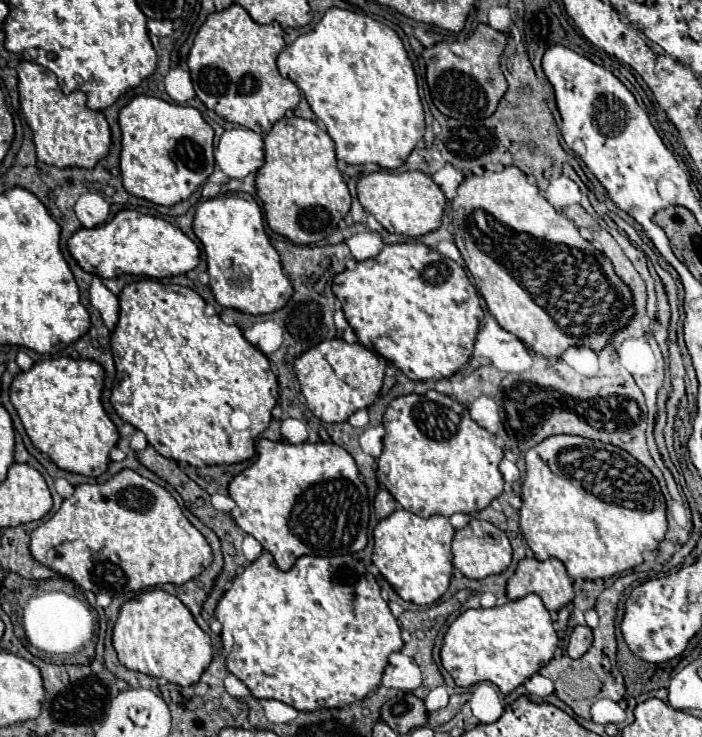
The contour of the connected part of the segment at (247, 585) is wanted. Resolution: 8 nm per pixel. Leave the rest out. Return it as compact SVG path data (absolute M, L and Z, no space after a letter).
M263 552L255 562L251 562L243 574L239 574L231 588L223 594L221 602L217 604L215 610L217 620L223 624L223 632L221 632L221 640L223 640L223 648L227 652L227 670L237 676L241 682L245 682L245 686L251 690L251 694L255 698L273 698L279 702L285 702L297 710L319 710L319 708L339 708L345 704L353 704L357 700L363 700L371 690L379 688L381 684L381 676L385 666L389 664L389 654L391 652L399 652L403 648L403 640L401 640L401 628L397 624L397 618L391 614L387 602L381 598L381 588L375 580L373 574L367 572L365 564L349 554L345 556L301 556L295 566L287 572L279 570L273 562L273 556L269 552Z

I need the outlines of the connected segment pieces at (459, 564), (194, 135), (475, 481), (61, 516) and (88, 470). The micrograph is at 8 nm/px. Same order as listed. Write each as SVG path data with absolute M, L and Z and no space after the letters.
M471 520L465 528L455 532L453 554L455 554L455 568L461 570L471 580L487 578L491 574L501 574L511 564L511 544L507 534L483 520Z
M137 96L119 112L121 126L121 176L123 186L129 194L145 198L153 204L173 206L181 200L187 200L213 172L213 128L203 120L201 112L183 106L171 104L153 96Z
M435 390L399 396L387 406L383 414L383 426L387 434L383 438L383 454L377 460L377 480L405 510L423 518L435 514L451 516L455 512L475 514L487 508L491 500L503 492L503 476L499 472L503 450L497 446L495 436L481 428L469 416L469 410L457 400Z
M129 468L121 470L121 472L115 474L111 480L101 482L101 484L79 484L79 486L75 488L75 494L73 494L71 498L63 500L63 504L61 504L61 508L57 510L57 514L51 516L45 524L41 524L39 528L35 528L35 530L31 532L31 554L33 554L33 558L35 558L37 562L41 562L41 564L49 566L51 570L55 570L55 572L59 572L59 574L71 578L73 582L77 582L83 590L91 590L91 592L95 592L95 594L101 594L101 592L103 592L103 594L109 594L109 596L115 596L117 592L119 592L119 594L139 592L139 590L145 590L145 588L149 588L149 586L157 586L157 584L165 584L165 582L171 582L171 584L185 584L185 582L193 580L195 576L199 576L199 574L213 562L213 554L211 554L209 542L207 542L205 536L185 518L185 514L183 514L181 506L177 504L177 500L175 500L163 486L159 486L159 484L155 484L155 482L151 482L151 480L147 480L147 478L143 478L143 476L139 476L137 472L133 472L133 470L129 470Z
M47 358L37 362L31 370L19 372L11 382L11 404L15 406L33 446L41 450L43 454L49 454L51 460L67 472L77 472L83 476L97 478L107 470L109 464L109 450L117 444L119 432L117 426L111 422L107 412L101 404L101 392L103 392L103 368L93 360L73 360L73 358Z

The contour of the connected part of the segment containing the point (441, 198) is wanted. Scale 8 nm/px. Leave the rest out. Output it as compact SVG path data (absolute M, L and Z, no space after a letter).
M371 172L357 182L357 196L361 206L377 218L377 222L391 234L423 236L441 226L447 198L429 174L413 172Z

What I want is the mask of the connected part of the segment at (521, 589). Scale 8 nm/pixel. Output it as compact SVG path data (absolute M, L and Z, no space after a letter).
M523 558L507 582L507 598L519 600L527 594L539 594L547 610L557 612L573 600L573 582L561 560L549 558L539 562L535 558Z

